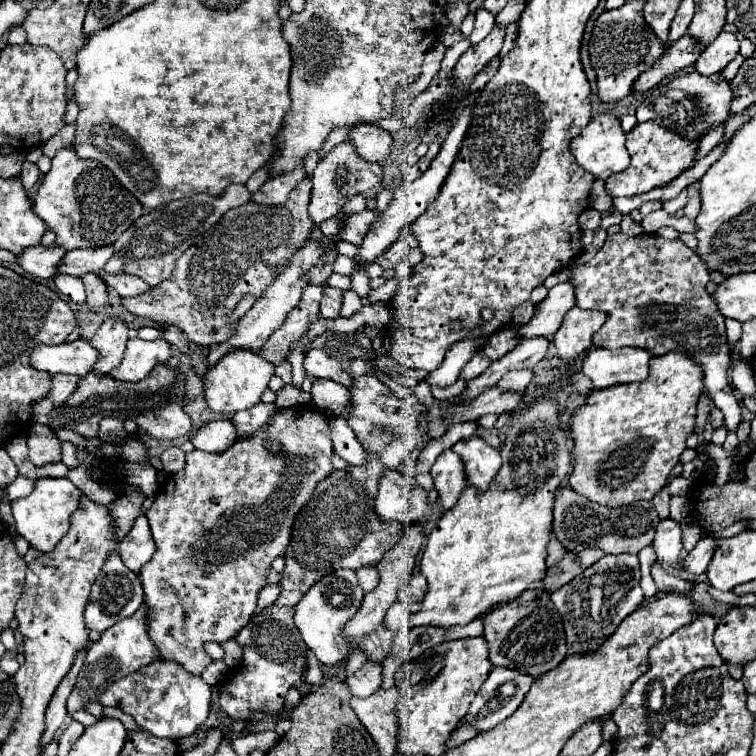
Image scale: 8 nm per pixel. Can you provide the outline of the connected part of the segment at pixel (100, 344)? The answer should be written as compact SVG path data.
M116 316L106 318L90 342L100 352L94 372L108 374L122 360L122 354L124 354L126 342L128 342L128 326Z

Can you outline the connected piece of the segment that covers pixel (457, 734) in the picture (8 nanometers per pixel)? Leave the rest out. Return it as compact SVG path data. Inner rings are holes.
M460 726L460 728L456 728L454 730L454 734L452 734L452 738L448 738L446 740L446 750L450 750L450 748L456 748L456 746L460 746L460 744L464 744L464 742L468 742L468 740L472 740L474 736L478 734L478 730L474 730L472 726Z

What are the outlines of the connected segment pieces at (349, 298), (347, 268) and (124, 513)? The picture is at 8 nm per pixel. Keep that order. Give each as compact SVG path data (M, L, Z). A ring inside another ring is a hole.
M346 290L344 292L344 302L342 302L342 314L344 318L352 316L354 312L358 312L362 308L362 298L358 298L358 294L354 294L354 290Z
M338 256L336 262L334 262L334 272L338 272L338 274L348 276L352 272L352 268L354 268L354 260L348 258L348 256Z
M128 494L128 496L120 496L114 504L108 506L116 524L118 524L118 538L120 540L130 532L134 520L142 514L140 508L142 508L144 500L146 500L144 494Z

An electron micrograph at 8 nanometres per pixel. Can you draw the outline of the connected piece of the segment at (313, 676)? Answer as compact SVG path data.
M308 650L308 670L306 670L306 682L316 686L316 684L322 684L322 664L318 662L318 658L314 656L312 650Z

